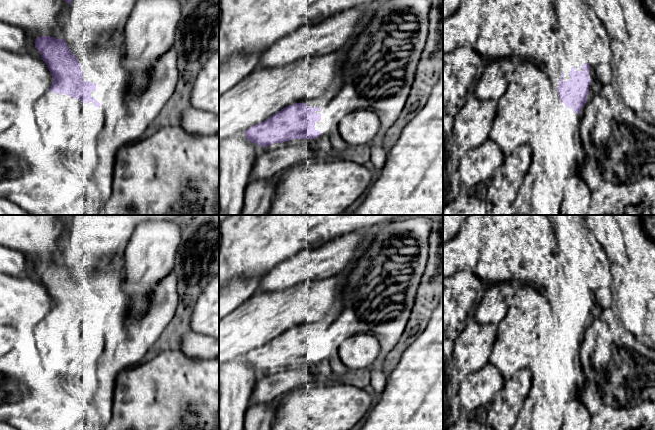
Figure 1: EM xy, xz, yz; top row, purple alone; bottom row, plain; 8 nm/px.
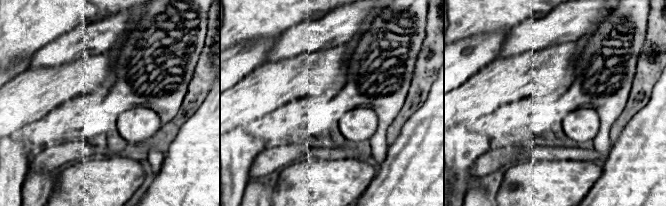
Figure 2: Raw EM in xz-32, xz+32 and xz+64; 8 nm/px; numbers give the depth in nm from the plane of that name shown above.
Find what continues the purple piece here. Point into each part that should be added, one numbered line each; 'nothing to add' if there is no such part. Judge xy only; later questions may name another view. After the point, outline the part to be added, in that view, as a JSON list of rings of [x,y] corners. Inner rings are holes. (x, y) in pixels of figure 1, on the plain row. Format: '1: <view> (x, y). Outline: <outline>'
1: xy (59, 341). Outline: [[[49,314],[34,328],[37,348],[41,357],[47,364],[54,366],[69,383],[83,390],[85,392],[84,401],[90,405],[93,402],[98,385],[97,364],[104,351],[105,342],[101,339],[85,340],[81,335],[83,331],[83,325],[72,322],[66,318],[54,318]]]

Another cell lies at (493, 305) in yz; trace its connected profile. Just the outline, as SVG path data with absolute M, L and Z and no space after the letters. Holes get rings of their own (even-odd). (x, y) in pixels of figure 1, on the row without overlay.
M493 284L484 291L473 319L481 325L495 328L506 315L515 293L516 289L508 284Z

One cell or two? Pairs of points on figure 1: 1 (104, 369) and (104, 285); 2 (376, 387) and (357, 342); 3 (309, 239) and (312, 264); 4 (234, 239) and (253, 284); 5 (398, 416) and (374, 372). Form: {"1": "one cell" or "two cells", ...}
{"1": "one cell", "2": "two cells", "3": "two cells", "4": "two cells", "5": "two cells"}

